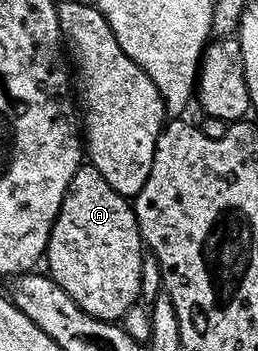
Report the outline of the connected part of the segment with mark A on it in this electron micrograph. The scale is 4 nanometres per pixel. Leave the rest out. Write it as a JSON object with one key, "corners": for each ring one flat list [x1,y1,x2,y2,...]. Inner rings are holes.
{"corners":[[80,167,77,175,71,181,71,188,67,190,67,198,63,201,59,218,55,220,55,226,51,228,51,241,47,245,47,252,45,254,45,265,51,268,49,270,51,280,56,281,74,299,76,305,84,313,88,313,89,316,100,321,119,323,122,322,128,311,138,302,135,300,138,299,139,292,143,289,143,253,145,254,145,242,139,232,139,220,136,219,134,208,129,204,128,198,121,196,117,191,113,191,113,187,109,187,109,183,105,183,103,176,95,169]]}

